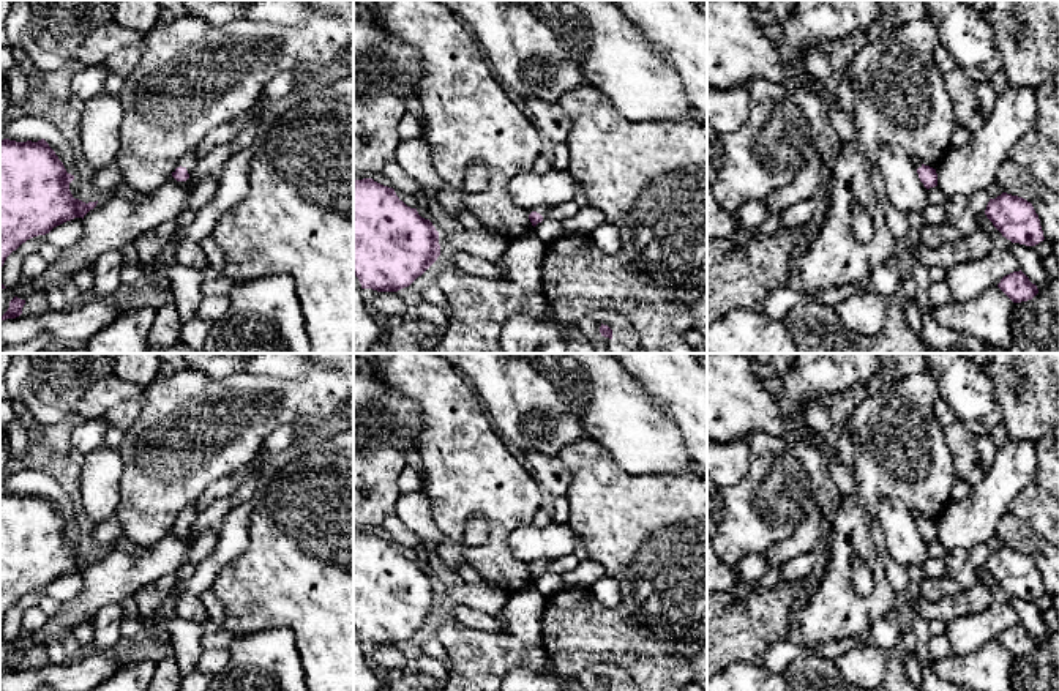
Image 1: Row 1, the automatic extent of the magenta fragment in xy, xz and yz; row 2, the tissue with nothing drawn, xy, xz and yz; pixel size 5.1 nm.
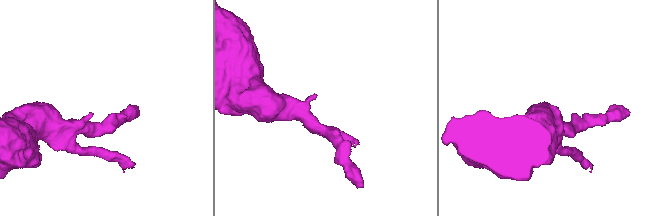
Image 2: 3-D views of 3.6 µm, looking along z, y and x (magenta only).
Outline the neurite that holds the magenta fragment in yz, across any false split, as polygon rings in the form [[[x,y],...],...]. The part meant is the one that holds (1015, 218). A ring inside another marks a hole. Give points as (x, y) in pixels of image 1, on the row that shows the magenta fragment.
[[[1002,192],[990,199],[985,215],[1012,243],[1035,246],[1045,240],[1038,215],[1023,197]]]

